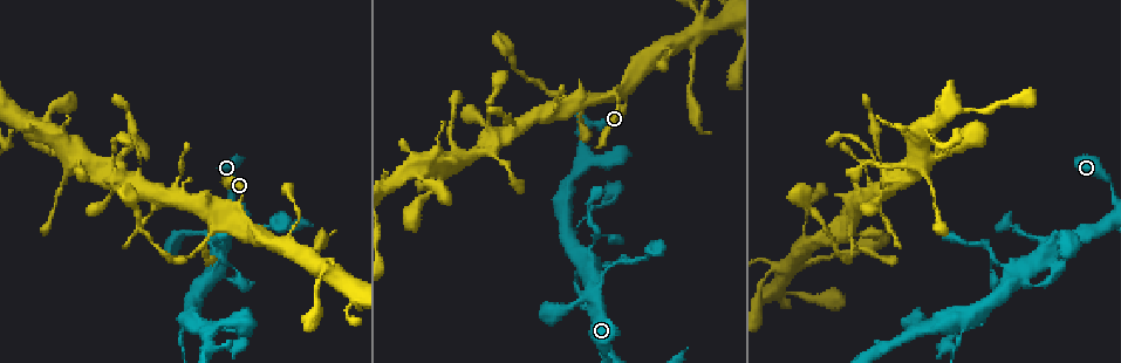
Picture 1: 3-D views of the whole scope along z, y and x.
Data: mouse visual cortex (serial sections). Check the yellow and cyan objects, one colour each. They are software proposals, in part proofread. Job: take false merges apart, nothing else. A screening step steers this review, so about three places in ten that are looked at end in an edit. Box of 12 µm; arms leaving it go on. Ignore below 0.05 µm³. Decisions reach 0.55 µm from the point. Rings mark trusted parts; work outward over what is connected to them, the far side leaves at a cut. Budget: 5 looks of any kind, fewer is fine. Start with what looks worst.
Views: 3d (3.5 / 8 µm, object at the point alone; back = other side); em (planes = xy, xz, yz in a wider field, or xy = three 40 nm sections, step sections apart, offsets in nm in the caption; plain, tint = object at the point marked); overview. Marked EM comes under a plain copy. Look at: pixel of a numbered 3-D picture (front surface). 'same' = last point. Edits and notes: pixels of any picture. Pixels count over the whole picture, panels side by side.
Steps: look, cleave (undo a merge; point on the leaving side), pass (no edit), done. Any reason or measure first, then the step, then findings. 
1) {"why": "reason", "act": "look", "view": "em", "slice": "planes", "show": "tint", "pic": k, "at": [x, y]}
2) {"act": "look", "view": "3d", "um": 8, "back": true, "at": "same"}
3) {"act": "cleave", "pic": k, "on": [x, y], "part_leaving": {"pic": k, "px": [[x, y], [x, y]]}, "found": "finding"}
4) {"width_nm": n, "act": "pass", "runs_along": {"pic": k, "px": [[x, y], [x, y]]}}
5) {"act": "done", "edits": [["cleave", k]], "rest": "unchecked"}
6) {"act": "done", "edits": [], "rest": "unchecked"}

{"why": "small branch off a trunk", "act": "look", "view": "3d", "um": 3.5, "pic": 1, "at": [230, 209]}

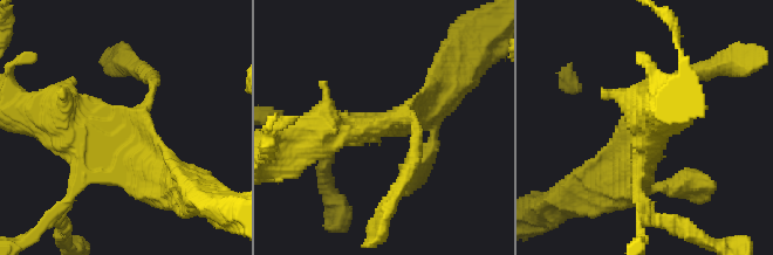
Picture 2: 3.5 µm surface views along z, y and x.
{"act": "look", "view": "em", "slice": "planes", "show": "tint", "pic": 2, "at": [125, 129]}

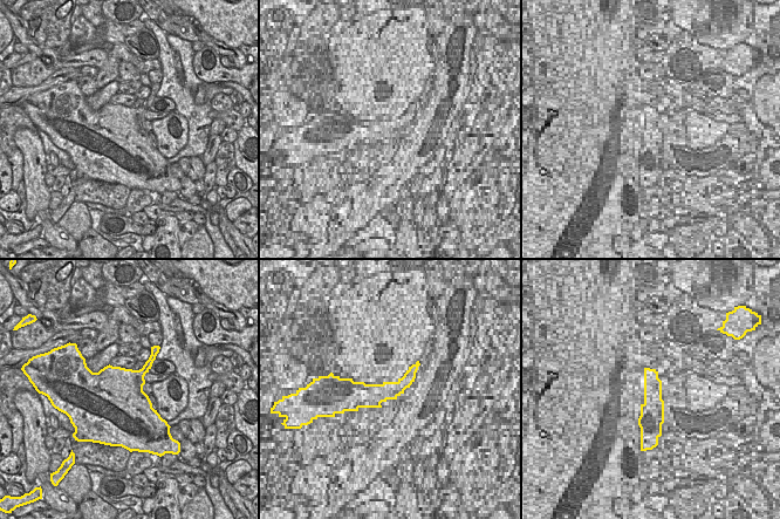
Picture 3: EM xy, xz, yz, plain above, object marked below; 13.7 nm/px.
{"act": "look", "view": "em", "slice": "xy", "step": 3, "show": "tint", "at": "same"}

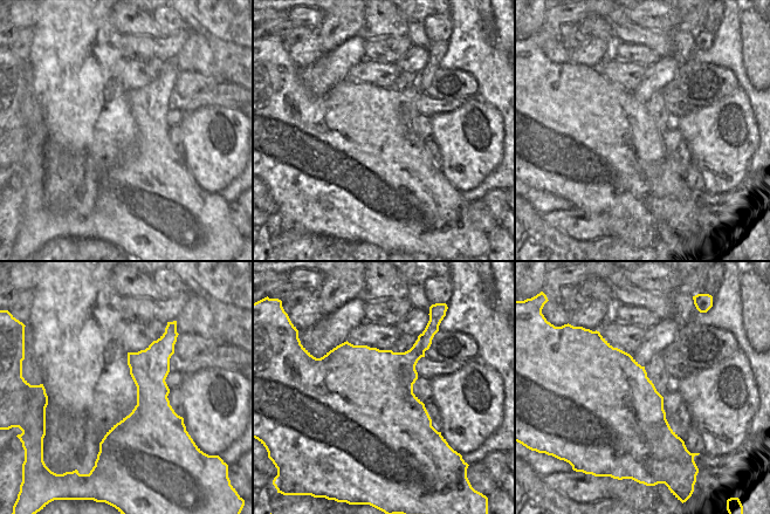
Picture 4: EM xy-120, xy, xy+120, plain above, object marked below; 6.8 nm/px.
{"act": "pass", "runs_along": {"pic": 4, "px": [[167, 333], [151, 412], [97, 464]]}, "found": "continuous, no second cell"}

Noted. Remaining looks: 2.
{"act": "look", "view": "3d", "um": 3.5, "pic": 1, "at": [393, 173]}

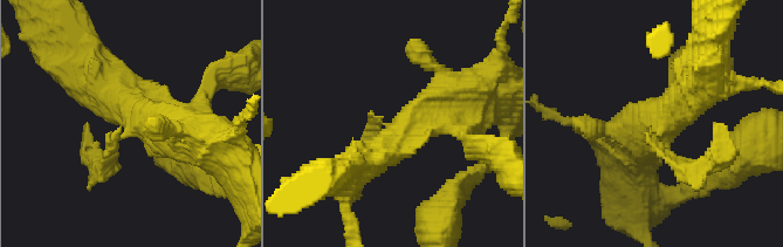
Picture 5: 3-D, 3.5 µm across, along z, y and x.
{"arms": 3, "arm_widths_nm": [100, 500, 600], "why": "shape alone is not enough", "act": "look", "view": "em", "slice": "xy", "step": 3, "show": "tint", "pic": 5, "at": [661, 129]}

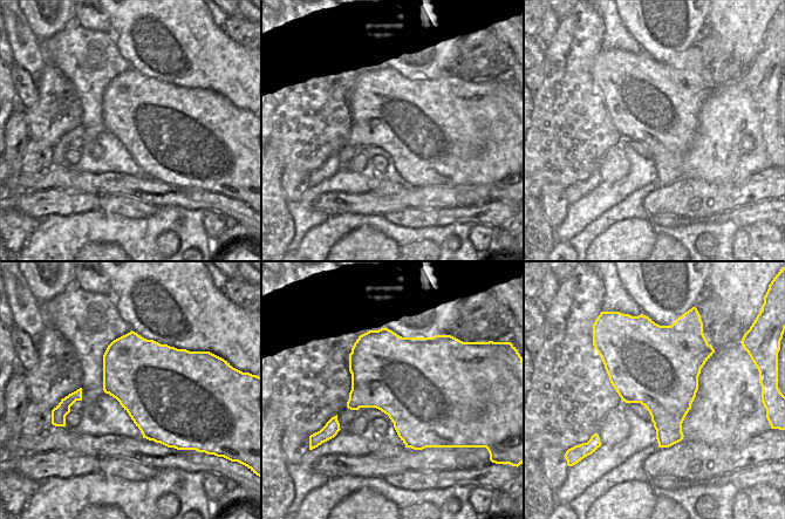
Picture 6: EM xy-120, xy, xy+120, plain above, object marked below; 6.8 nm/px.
{"act": "pass", "runs_along": {"pic": 5, "px": [[472, 105], [432, 111], [349, 175]]}, "found": "one cell here"}

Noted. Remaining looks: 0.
{"act": "done", "edits": [], "rest": "unchecked"}

